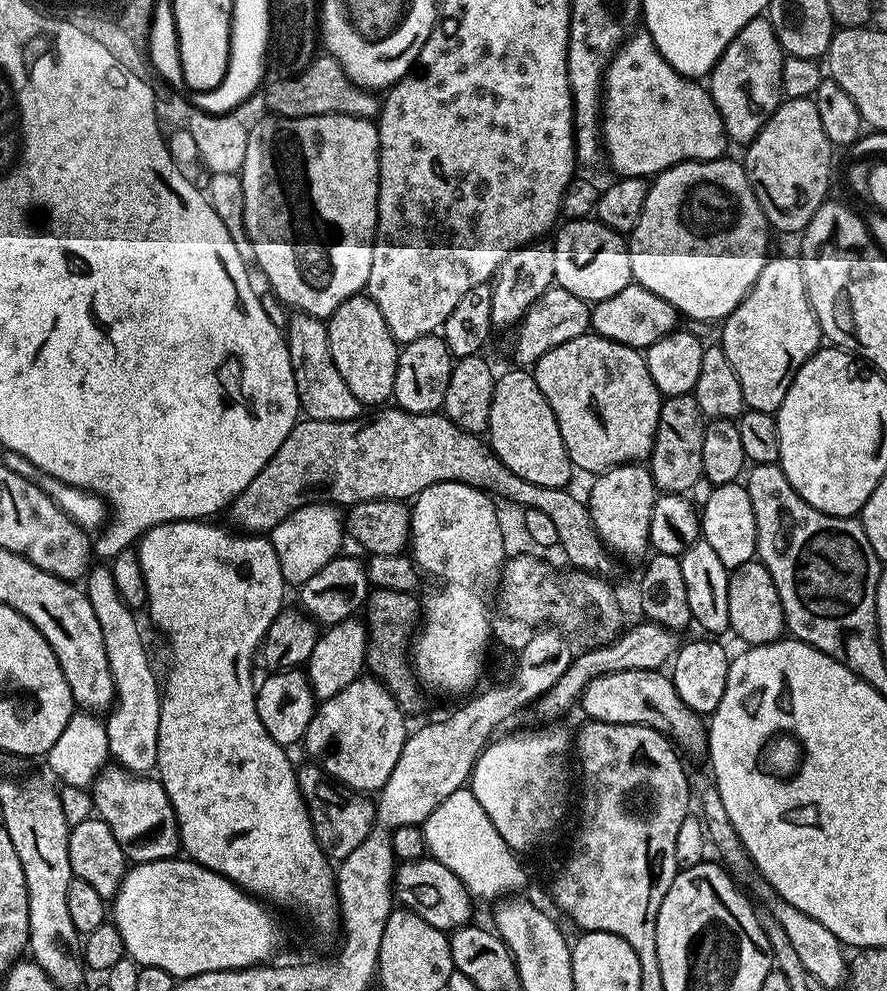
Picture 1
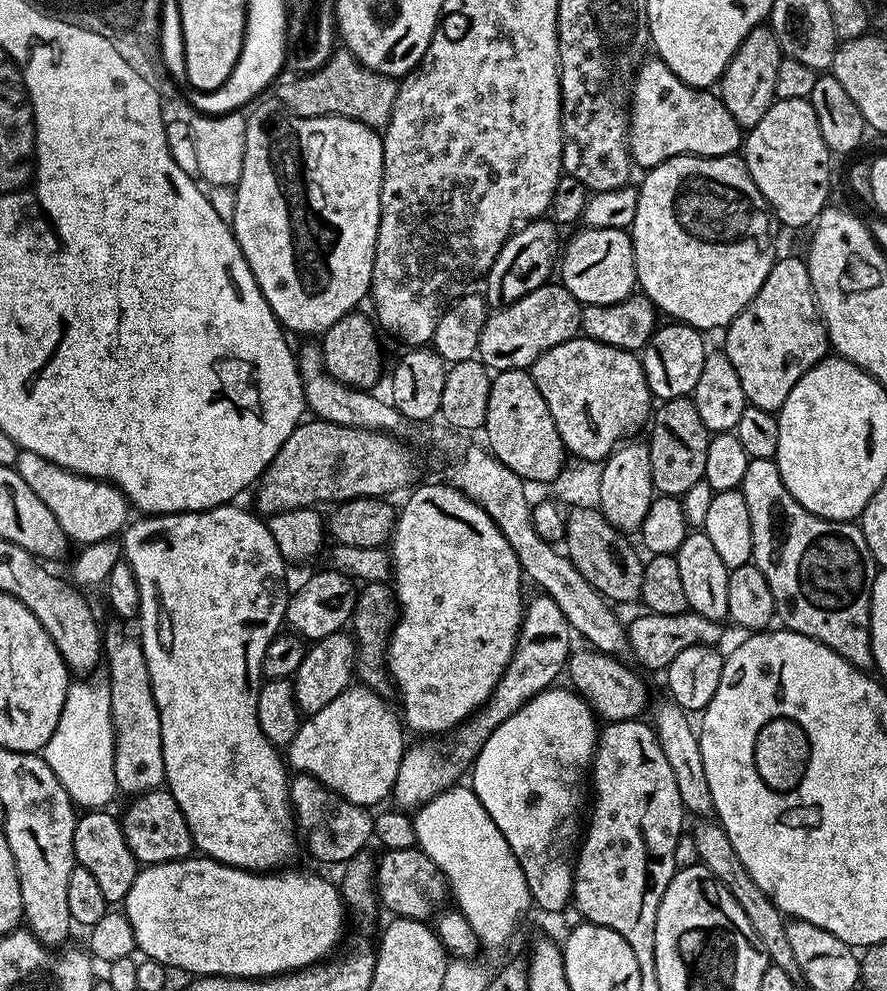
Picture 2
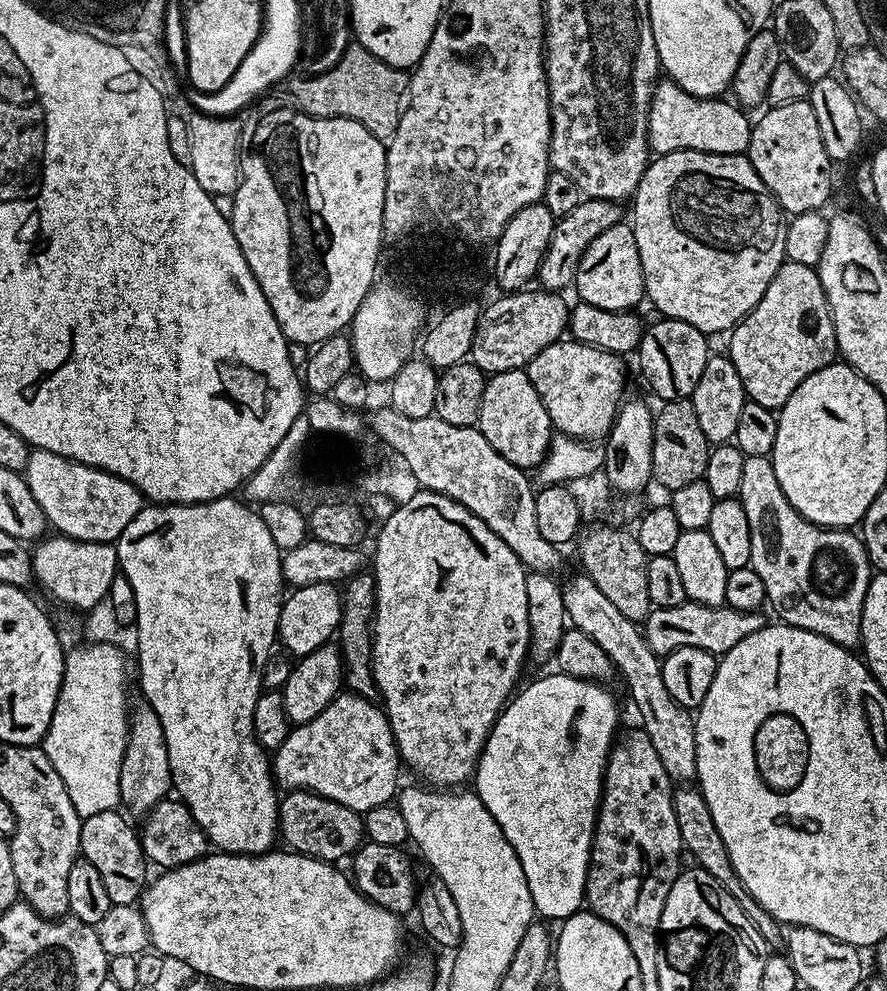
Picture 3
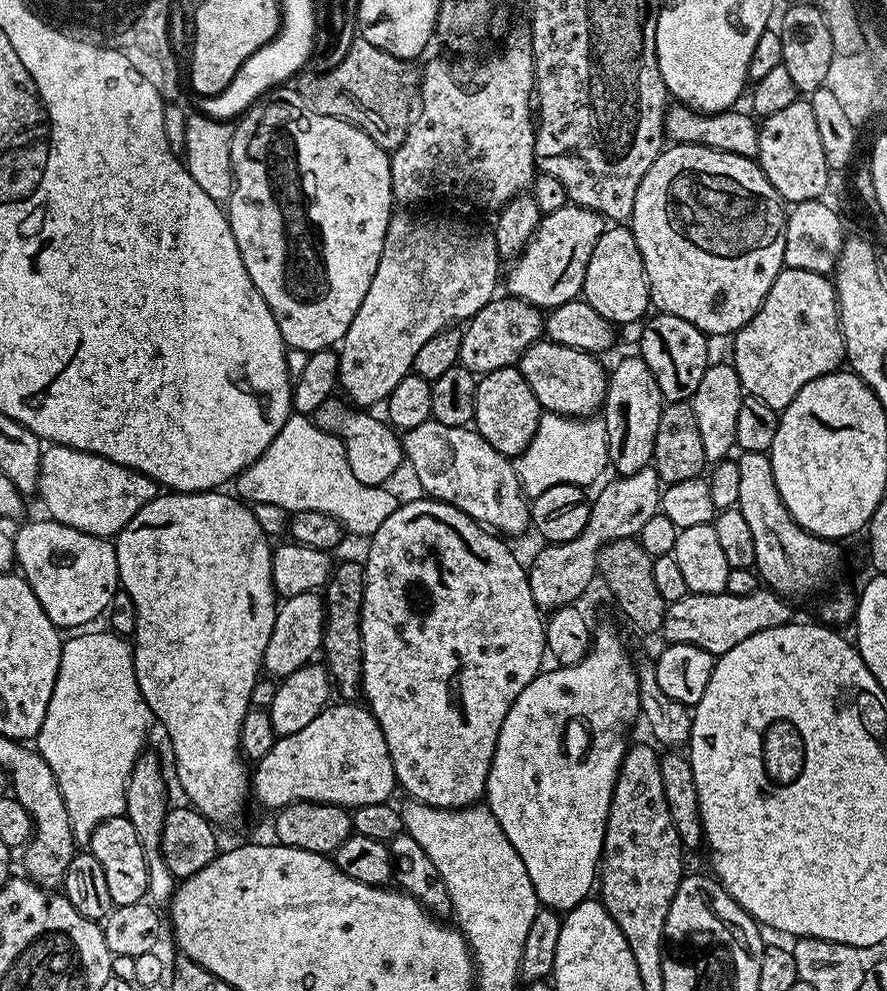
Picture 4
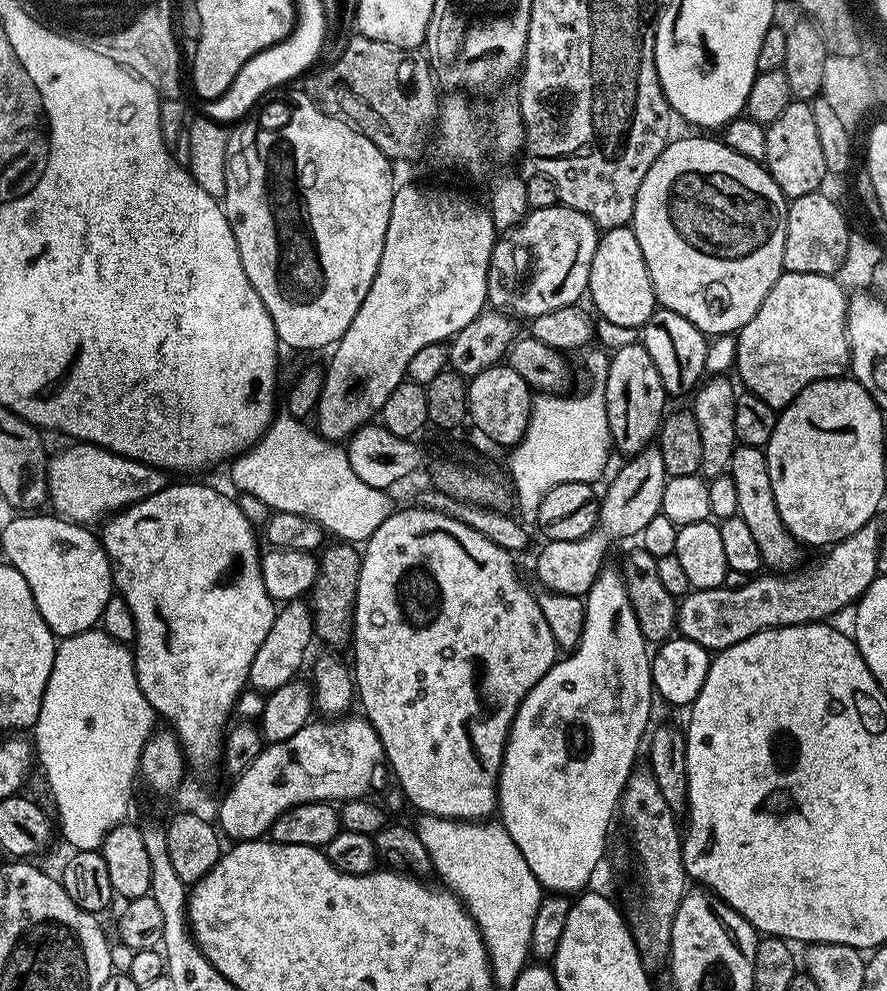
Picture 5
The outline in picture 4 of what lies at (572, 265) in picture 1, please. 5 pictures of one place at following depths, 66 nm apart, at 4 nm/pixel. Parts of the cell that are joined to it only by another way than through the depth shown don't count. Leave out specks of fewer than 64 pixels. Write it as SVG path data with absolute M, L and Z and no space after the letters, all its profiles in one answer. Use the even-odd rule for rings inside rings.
M608 226L598 238L586 262L586 278L582 299L613 326L643 321L650 308L648 275L631 227Z

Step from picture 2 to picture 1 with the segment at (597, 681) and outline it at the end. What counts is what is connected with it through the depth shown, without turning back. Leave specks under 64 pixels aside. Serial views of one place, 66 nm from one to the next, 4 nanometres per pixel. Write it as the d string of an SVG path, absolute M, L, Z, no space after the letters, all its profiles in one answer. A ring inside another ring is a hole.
M622 670L602 674L584 688L582 708L583 704L588 720L611 724L644 724L647 728L661 732L685 753L703 753L708 747L708 733L701 713L690 710L686 702L678 698L678 690L672 684L671 675L663 671Z

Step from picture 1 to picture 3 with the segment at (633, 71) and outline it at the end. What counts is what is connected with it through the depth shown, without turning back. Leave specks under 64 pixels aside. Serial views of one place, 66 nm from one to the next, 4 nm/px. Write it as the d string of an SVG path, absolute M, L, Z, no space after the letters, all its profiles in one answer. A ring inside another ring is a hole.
M664 78L657 83L655 90L652 92L650 114L648 115L648 146L656 154L677 152L678 150L698 150L710 154L734 154L739 156L747 153L750 146L753 121L748 120L747 115L749 116L749 113L743 107L733 103L731 99L695 96L686 90L682 90L682 86L678 86L673 80Z

